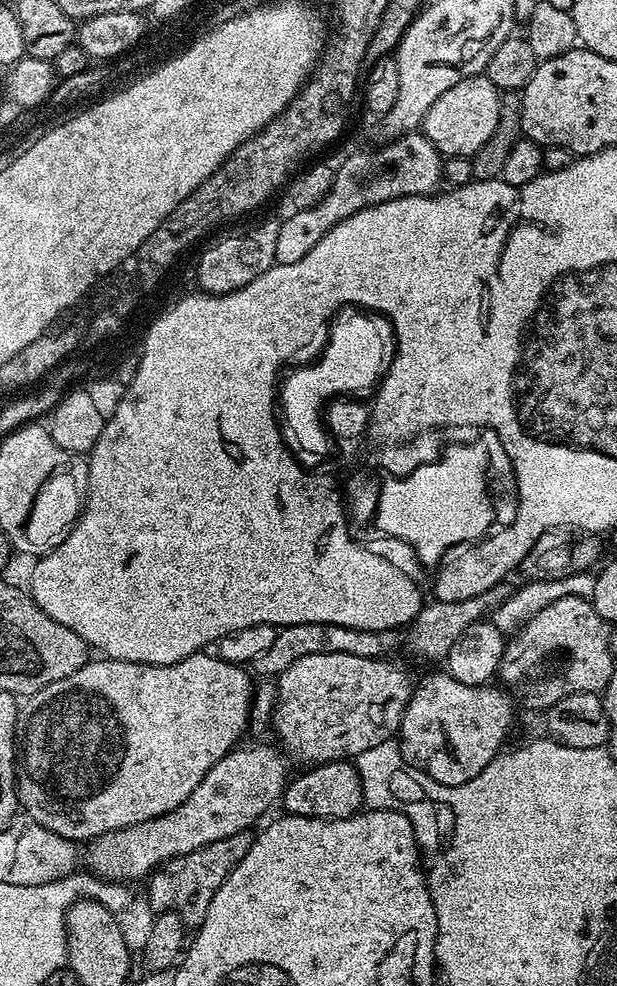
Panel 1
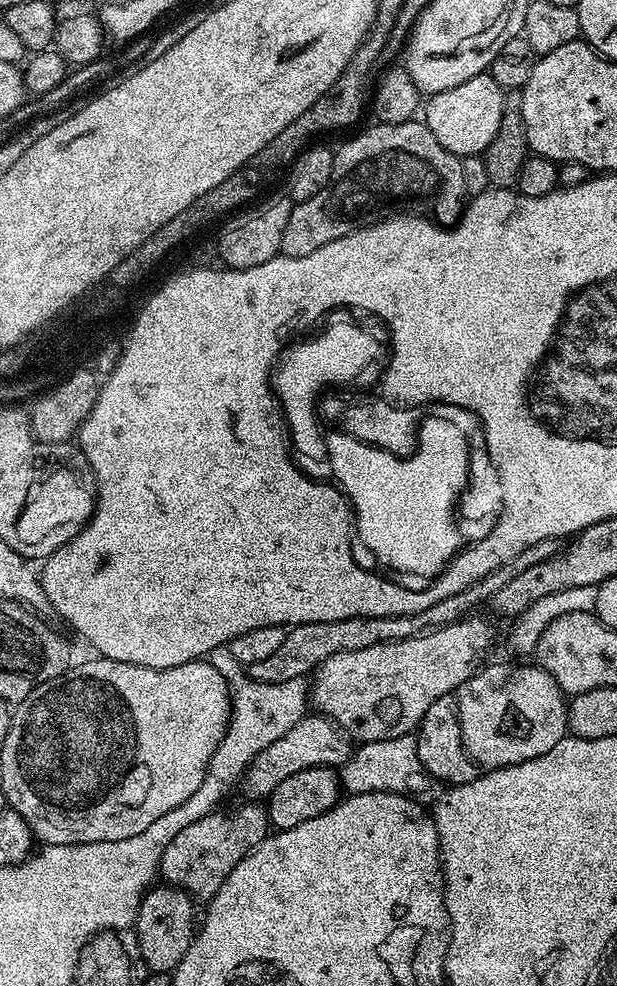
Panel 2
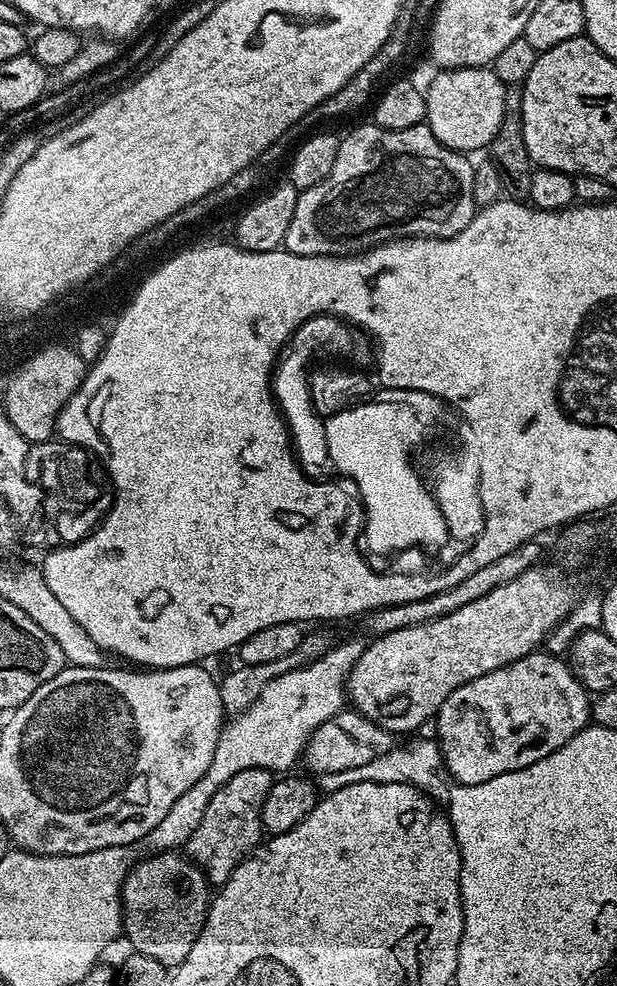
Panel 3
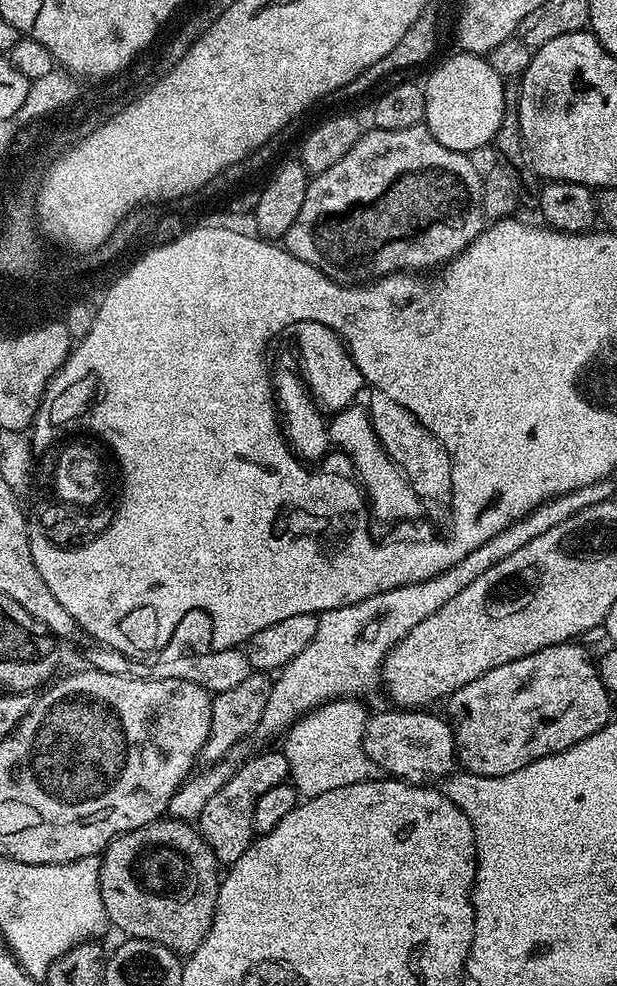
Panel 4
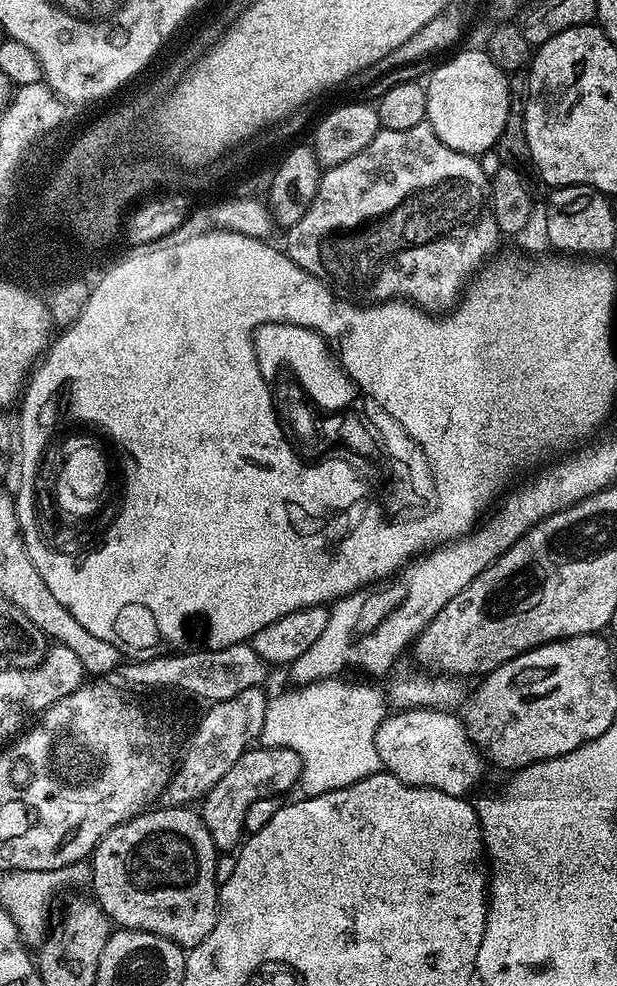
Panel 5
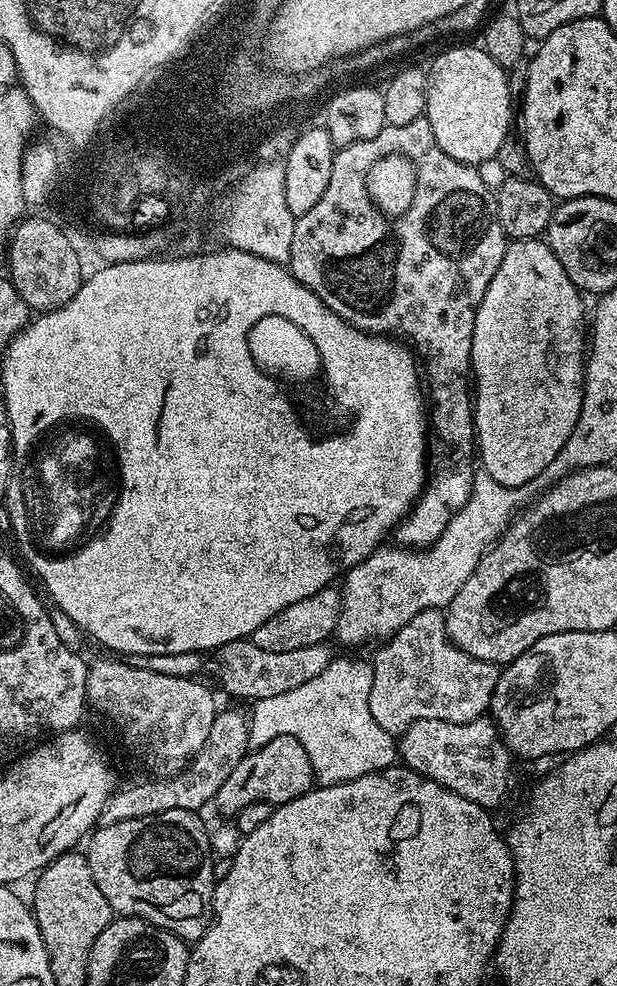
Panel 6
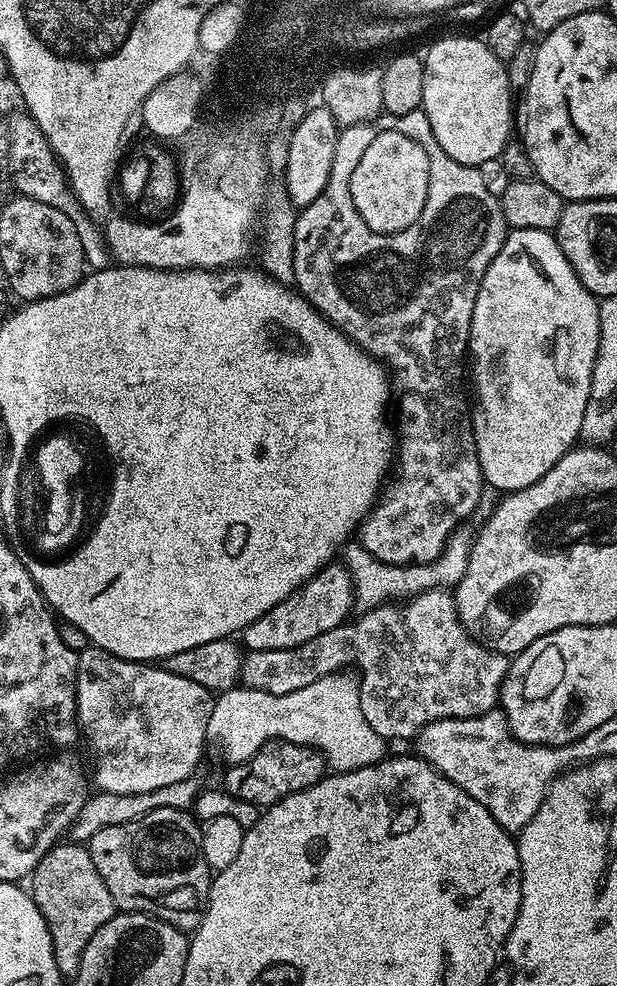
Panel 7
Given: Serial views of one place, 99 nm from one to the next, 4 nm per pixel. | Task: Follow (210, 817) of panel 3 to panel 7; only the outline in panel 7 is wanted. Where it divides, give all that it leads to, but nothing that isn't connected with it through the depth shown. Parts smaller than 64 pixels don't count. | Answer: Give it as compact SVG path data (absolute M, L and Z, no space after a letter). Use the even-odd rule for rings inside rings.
M271 740L246 762L233 764L227 769L223 787L234 798L267 809L269 804L277 804L282 798L298 790L314 786L326 775L326 759L323 752L311 744L295 744L289 740Z

